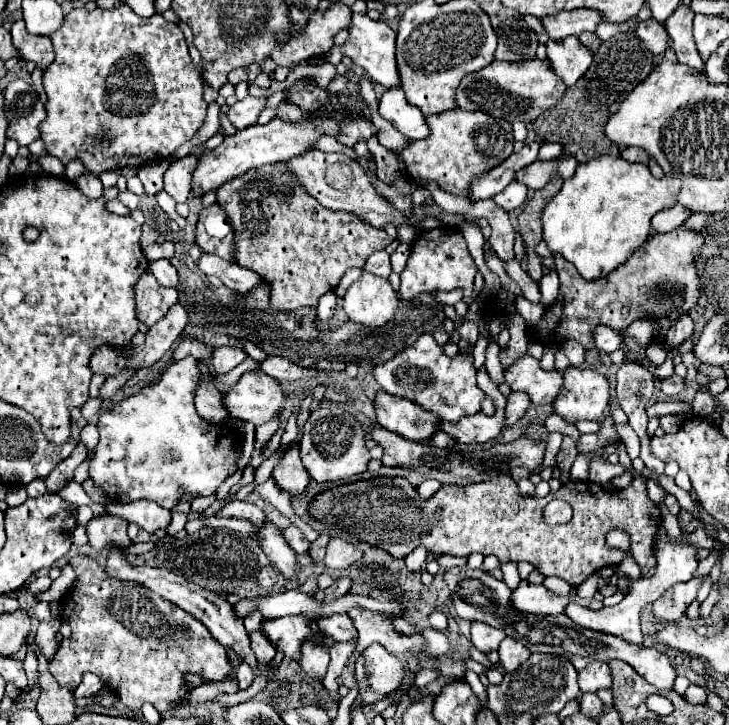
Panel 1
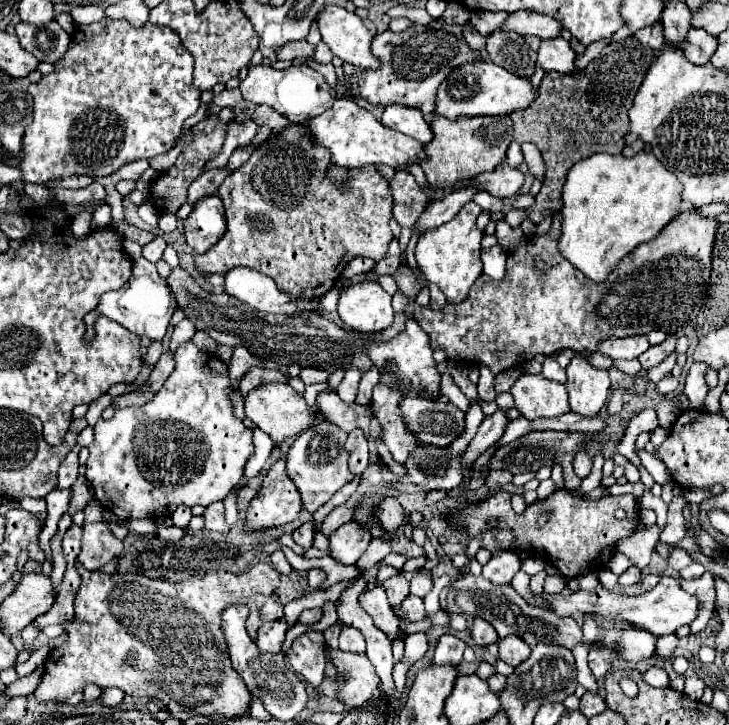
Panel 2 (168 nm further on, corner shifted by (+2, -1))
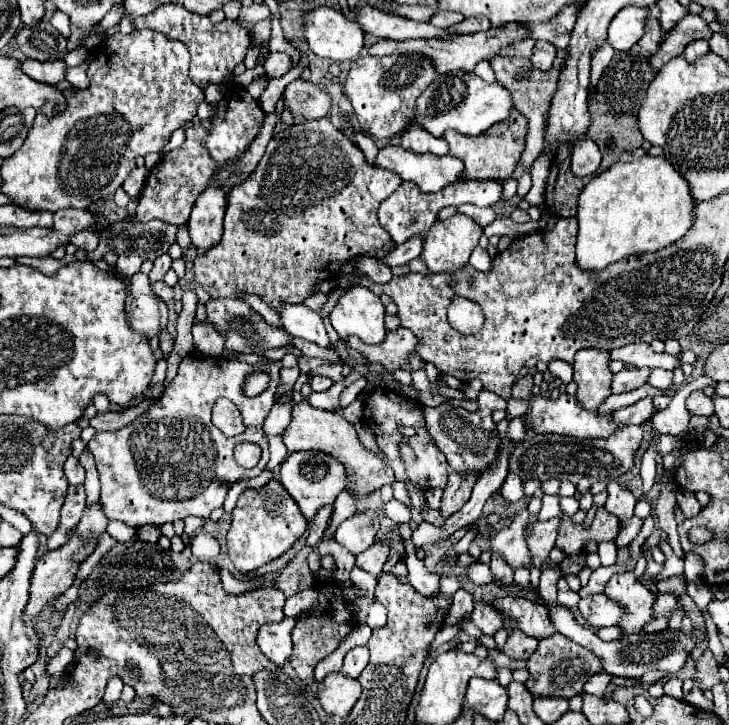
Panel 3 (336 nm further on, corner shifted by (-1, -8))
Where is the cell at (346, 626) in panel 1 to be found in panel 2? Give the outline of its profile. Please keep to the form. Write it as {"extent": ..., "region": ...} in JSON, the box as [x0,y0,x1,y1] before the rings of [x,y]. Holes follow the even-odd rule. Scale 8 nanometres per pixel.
{"extent":[339,626,365,654],"region":[[[343,626],[341,636],[339,636],[339,650],[353,652],[353,654],[365,654],[363,634],[353,626]]]}

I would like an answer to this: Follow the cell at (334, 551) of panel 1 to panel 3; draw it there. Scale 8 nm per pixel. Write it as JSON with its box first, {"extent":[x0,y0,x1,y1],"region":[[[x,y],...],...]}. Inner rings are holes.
{"extent":[334,511,380,555],"region":[[[376,511],[356,513],[336,529],[334,539],[342,547],[346,547],[352,555],[360,555],[372,547],[374,537],[378,533],[378,527],[380,527],[380,523],[378,523]]]}

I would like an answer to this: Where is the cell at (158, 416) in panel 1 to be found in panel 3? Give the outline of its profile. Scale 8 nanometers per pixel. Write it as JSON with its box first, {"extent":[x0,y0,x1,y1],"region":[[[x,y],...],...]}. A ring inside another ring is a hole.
{"extent":[88,355,282,529],"region":[[[186,355],[180,363],[178,375],[148,413],[118,431],[100,431],[90,439],[88,451],[94,455],[100,475],[100,505],[104,515],[138,529],[144,525],[160,527],[190,515],[208,517],[214,509],[222,507],[232,483],[258,477],[268,463],[268,441],[264,439],[262,423],[274,405],[280,369],[282,365],[254,367],[222,357],[210,359]],[[252,373],[268,373],[270,385],[260,395],[246,397],[242,395],[242,383]],[[222,395],[234,401],[242,413],[246,433],[226,437],[216,425],[212,425],[212,407]],[[244,441],[262,447],[262,459],[254,469],[244,469],[234,461],[234,445]]]}

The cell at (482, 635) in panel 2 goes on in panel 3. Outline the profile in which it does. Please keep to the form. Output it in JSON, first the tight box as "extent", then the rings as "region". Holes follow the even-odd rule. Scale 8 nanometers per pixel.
{"extent":[470,603,502,635],"region":[[[476,603],[470,619],[484,635],[494,635],[502,627],[500,613],[496,613],[496,609],[492,609],[490,603]]]}

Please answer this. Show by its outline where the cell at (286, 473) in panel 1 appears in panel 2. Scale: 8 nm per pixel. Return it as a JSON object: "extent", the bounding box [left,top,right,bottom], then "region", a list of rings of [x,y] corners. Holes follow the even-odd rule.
{"extent":[243,460,301,530],"region":[[[277,460],[265,476],[257,496],[249,502],[243,522],[247,530],[283,526],[297,520],[301,508],[299,490],[285,474],[285,460]]]}

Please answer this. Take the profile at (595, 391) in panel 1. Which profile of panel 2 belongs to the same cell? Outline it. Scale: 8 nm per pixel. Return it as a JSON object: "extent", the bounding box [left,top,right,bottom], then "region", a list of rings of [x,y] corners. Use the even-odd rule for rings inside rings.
{"extent":[567,356,611,416],"region":[[[573,356],[567,366],[569,406],[581,416],[597,416],[607,402],[611,380],[607,370],[597,370],[583,356]]]}

